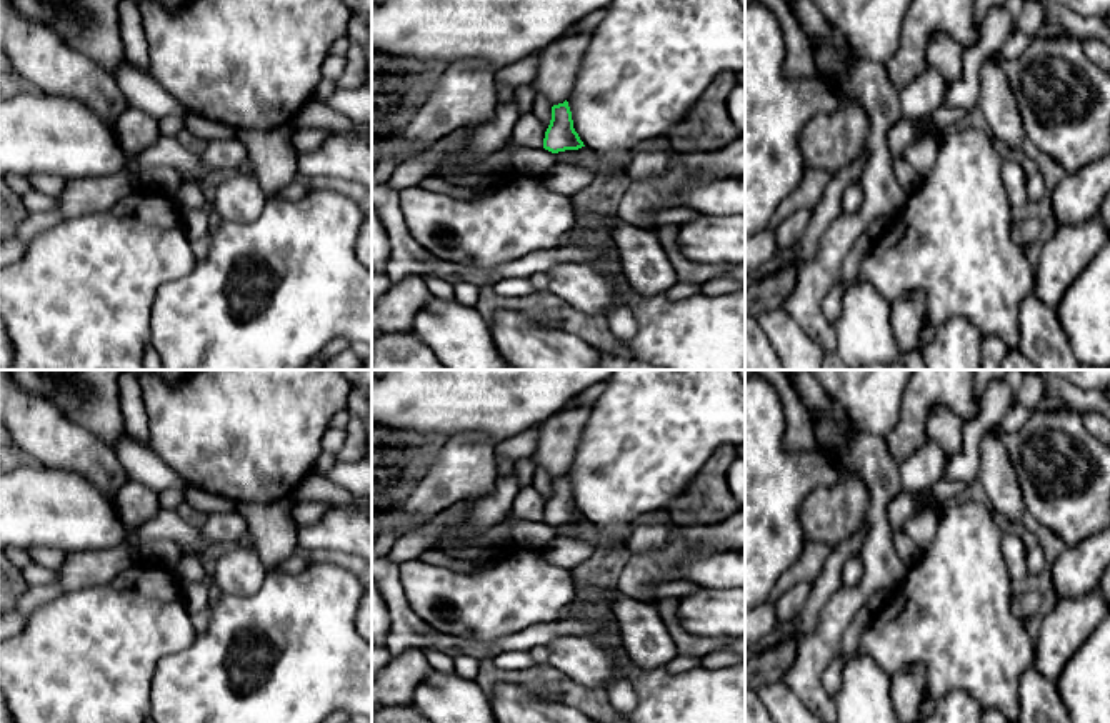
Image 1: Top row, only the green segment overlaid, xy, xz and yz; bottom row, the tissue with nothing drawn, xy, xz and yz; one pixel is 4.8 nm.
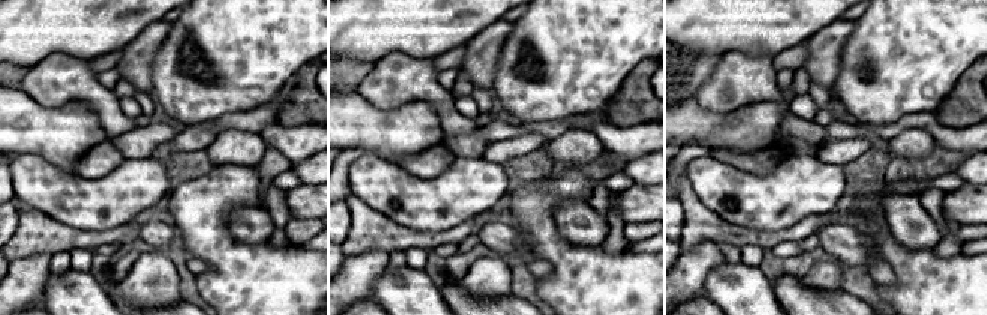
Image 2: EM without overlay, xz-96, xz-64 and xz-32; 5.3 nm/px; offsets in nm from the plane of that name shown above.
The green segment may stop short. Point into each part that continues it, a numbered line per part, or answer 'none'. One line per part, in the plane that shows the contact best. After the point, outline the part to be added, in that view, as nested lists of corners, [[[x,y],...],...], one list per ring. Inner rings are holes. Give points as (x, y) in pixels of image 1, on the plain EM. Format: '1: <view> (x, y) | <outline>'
none

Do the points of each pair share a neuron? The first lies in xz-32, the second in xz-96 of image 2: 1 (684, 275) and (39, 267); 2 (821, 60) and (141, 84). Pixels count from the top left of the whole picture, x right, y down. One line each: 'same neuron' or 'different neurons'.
1: same neuron
2: same neuron

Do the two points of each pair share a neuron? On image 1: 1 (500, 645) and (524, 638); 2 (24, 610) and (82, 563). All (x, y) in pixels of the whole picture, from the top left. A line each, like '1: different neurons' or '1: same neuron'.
1: same neuron
2: same neuron

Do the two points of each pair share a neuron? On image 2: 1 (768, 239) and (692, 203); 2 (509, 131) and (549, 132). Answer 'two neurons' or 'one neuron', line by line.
1: one neuron
2: one neuron

